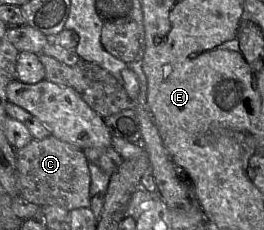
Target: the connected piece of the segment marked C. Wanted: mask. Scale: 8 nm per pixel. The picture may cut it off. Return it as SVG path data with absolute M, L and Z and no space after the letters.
M54 136L31 140L16 150L17 188L26 200L40 207L57 205L71 211L90 207L91 177L84 151Z

